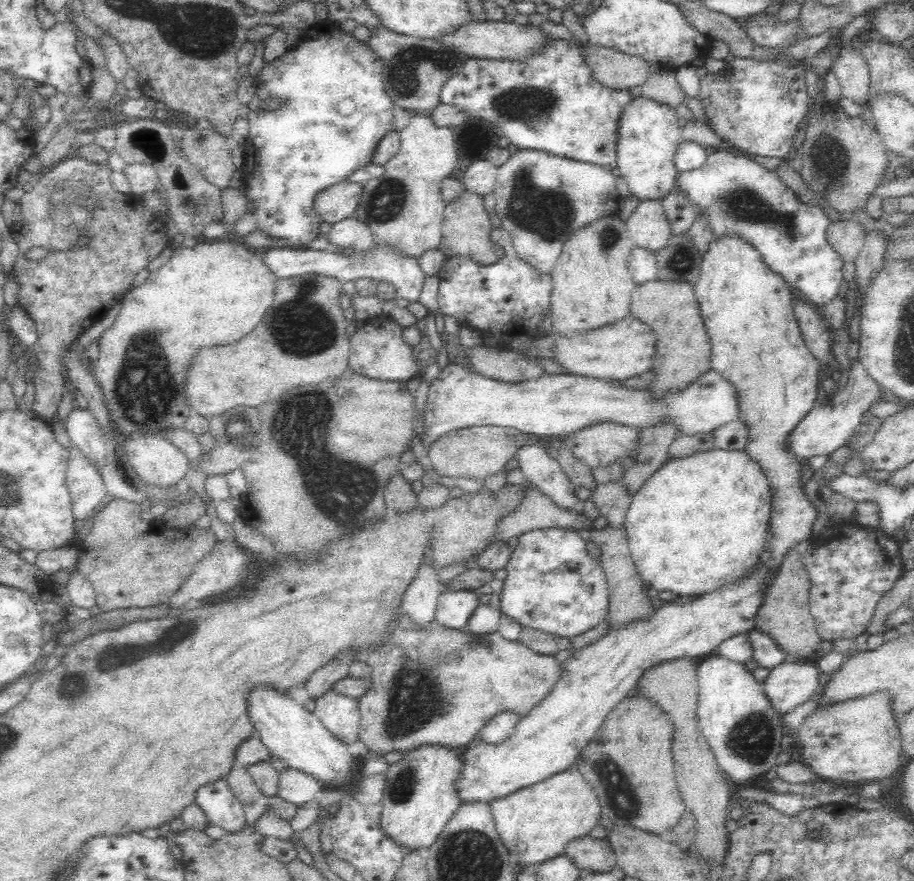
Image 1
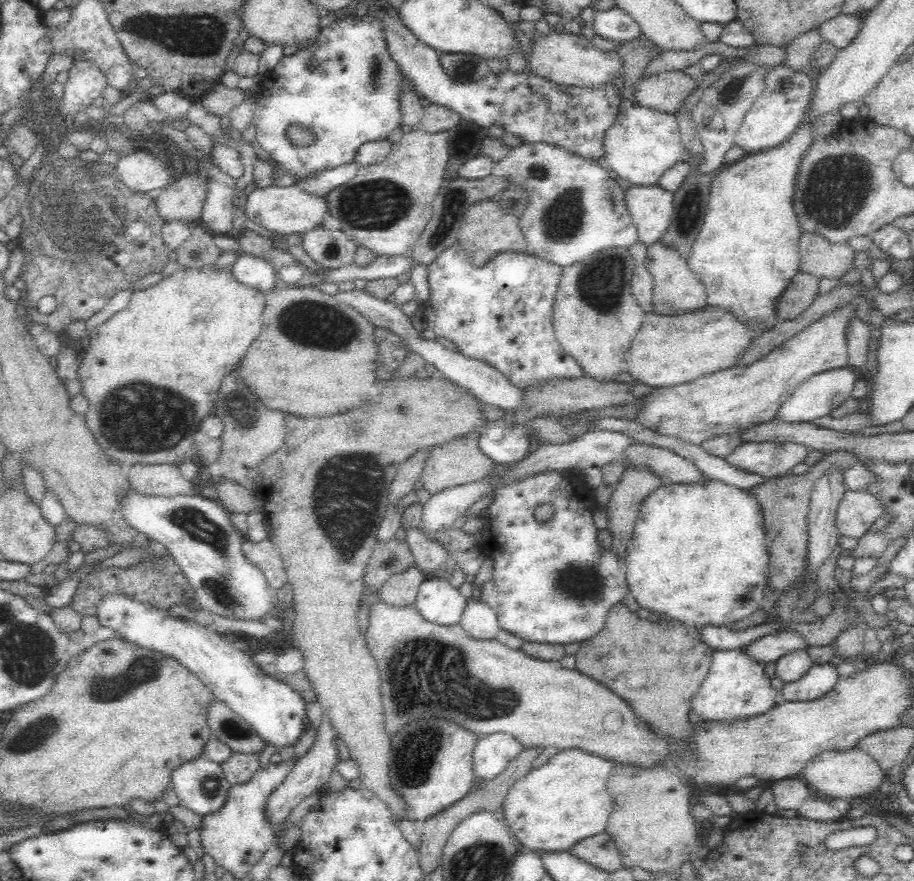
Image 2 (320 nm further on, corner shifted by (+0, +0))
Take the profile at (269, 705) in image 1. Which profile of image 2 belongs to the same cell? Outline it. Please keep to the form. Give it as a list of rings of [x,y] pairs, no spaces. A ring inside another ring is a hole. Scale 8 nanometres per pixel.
[[[121,594],[104,596],[96,616],[102,626],[119,632],[126,641],[134,641],[142,647],[154,648],[154,651],[176,657],[200,677],[216,700],[222,701],[246,720],[268,747],[274,746],[279,751],[286,746],[296,746],[315,724],[308,718],[308,701],[299,691],[294,690],[288,682],[280,681],[280,675],[275,672],[262,670],[242,646],[224,641],[214,625],[204,626],[192,619],[172,616],[166,610],[158,610]]]

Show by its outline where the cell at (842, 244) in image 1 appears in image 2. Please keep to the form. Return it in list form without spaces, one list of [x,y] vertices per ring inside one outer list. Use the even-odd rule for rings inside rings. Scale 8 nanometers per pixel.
[[[804,232],[800,234],[799,240],[799,271],[813,274],[816,278],[839,280],[845,276],[848,271],[854,267],[859,254],[848,244],[848,242],[840,242],[833,244],[824,236],[812,232]]]

